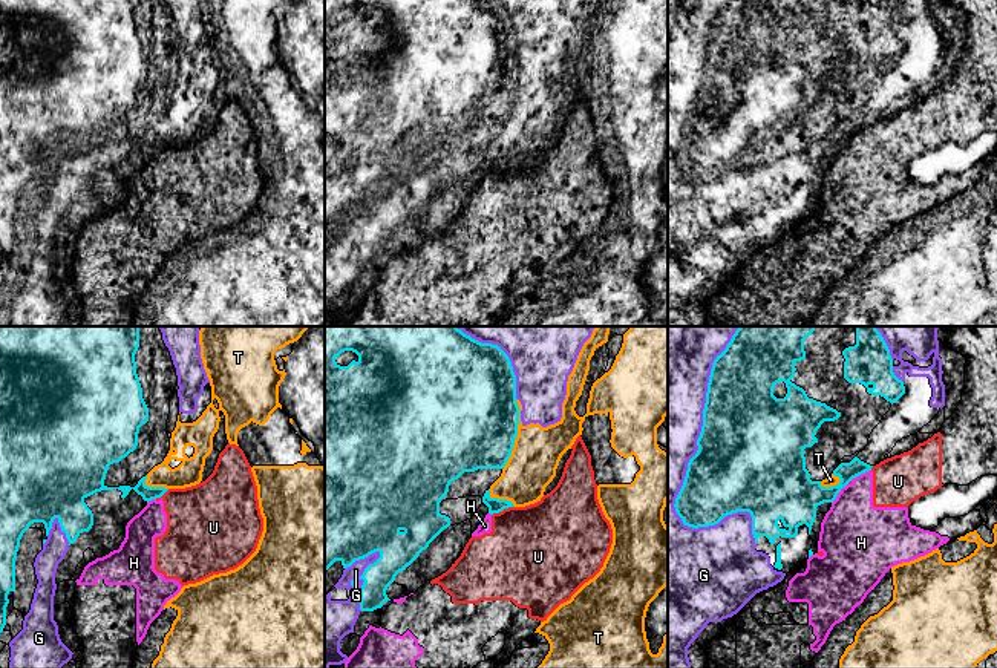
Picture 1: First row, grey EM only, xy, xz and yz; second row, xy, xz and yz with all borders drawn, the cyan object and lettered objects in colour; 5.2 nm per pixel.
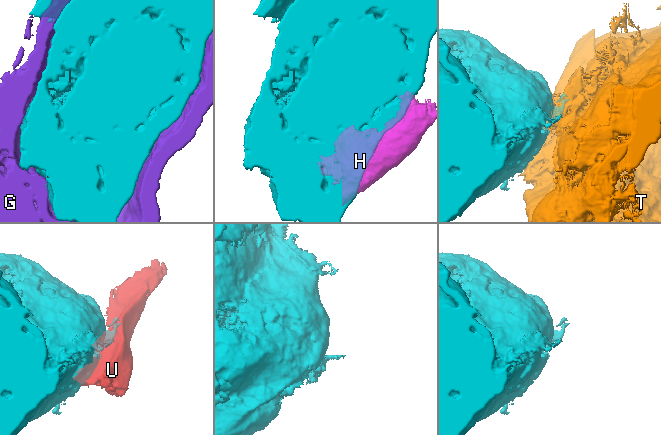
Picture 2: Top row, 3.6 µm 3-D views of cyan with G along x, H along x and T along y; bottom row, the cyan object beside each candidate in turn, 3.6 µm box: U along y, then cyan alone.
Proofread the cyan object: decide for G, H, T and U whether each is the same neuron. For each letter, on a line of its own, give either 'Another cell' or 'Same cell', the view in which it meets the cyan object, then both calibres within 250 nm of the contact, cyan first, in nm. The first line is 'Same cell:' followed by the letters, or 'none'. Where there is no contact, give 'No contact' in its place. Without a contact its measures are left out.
Same cell: none
G: Another cell. Touches cyan in yz. Thickness 400 nm (cyan) against 300 nm
H: Another cell. Touches cyan in yz. Thickness 280 nm (cyan) against 380 nm
T: Another cell. Touches cyan in xz. Thickness 500 nm (cyan) against 260 nm
U: Another cell. Touches cyan in xz. Thickness 80 nm (cyan) against 440 nm

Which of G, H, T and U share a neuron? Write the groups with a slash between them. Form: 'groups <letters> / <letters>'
groups G / H U / T

